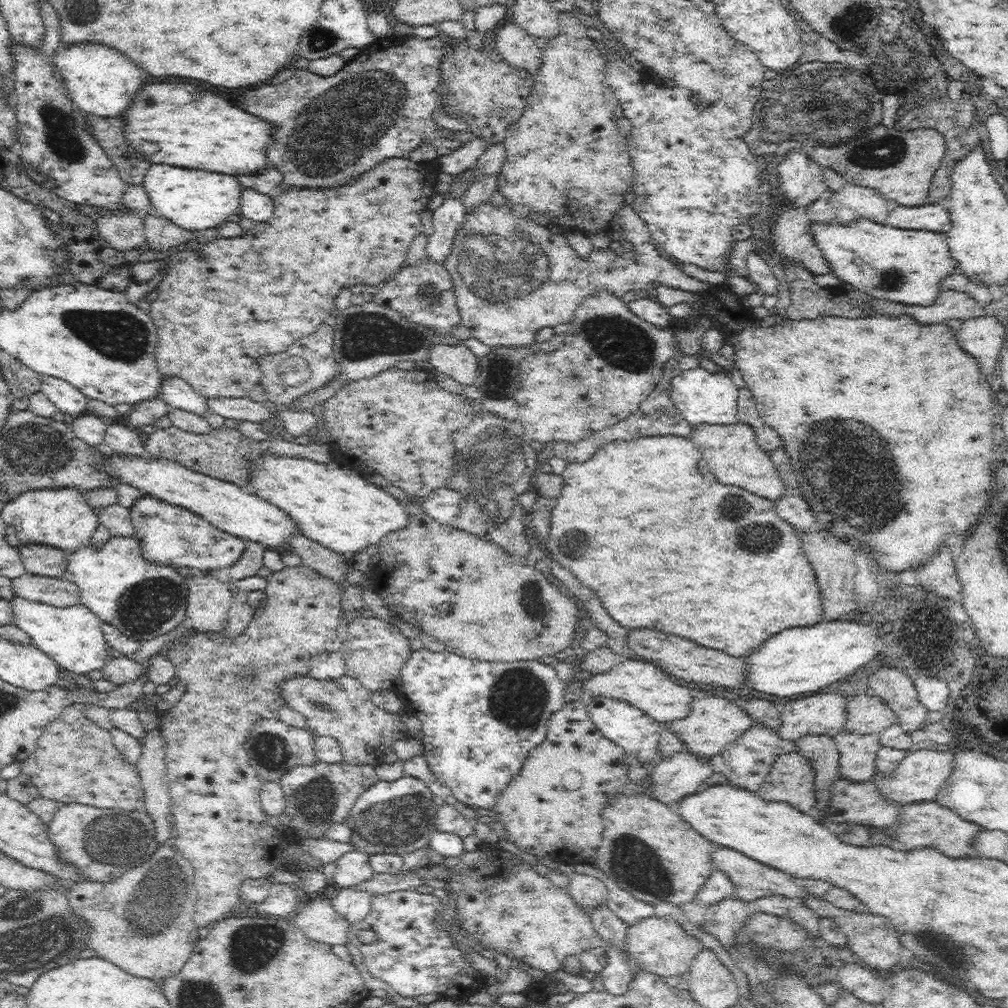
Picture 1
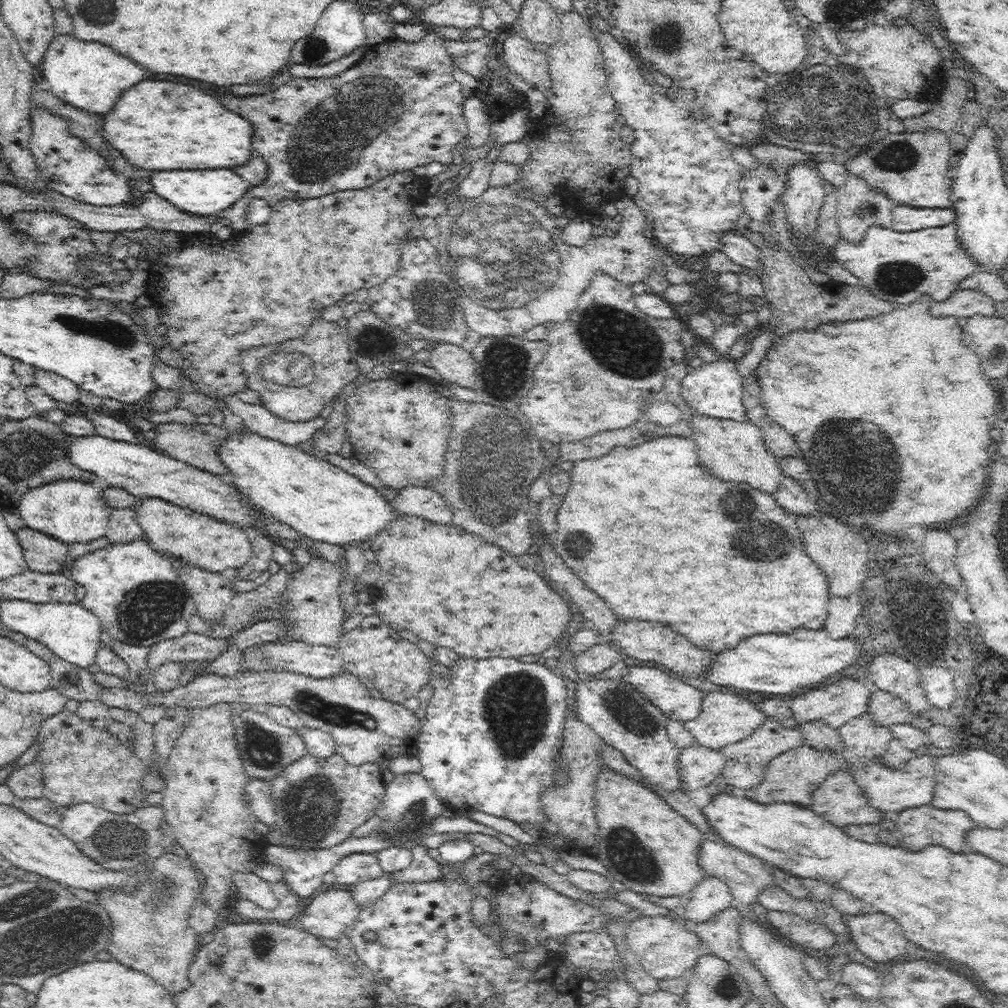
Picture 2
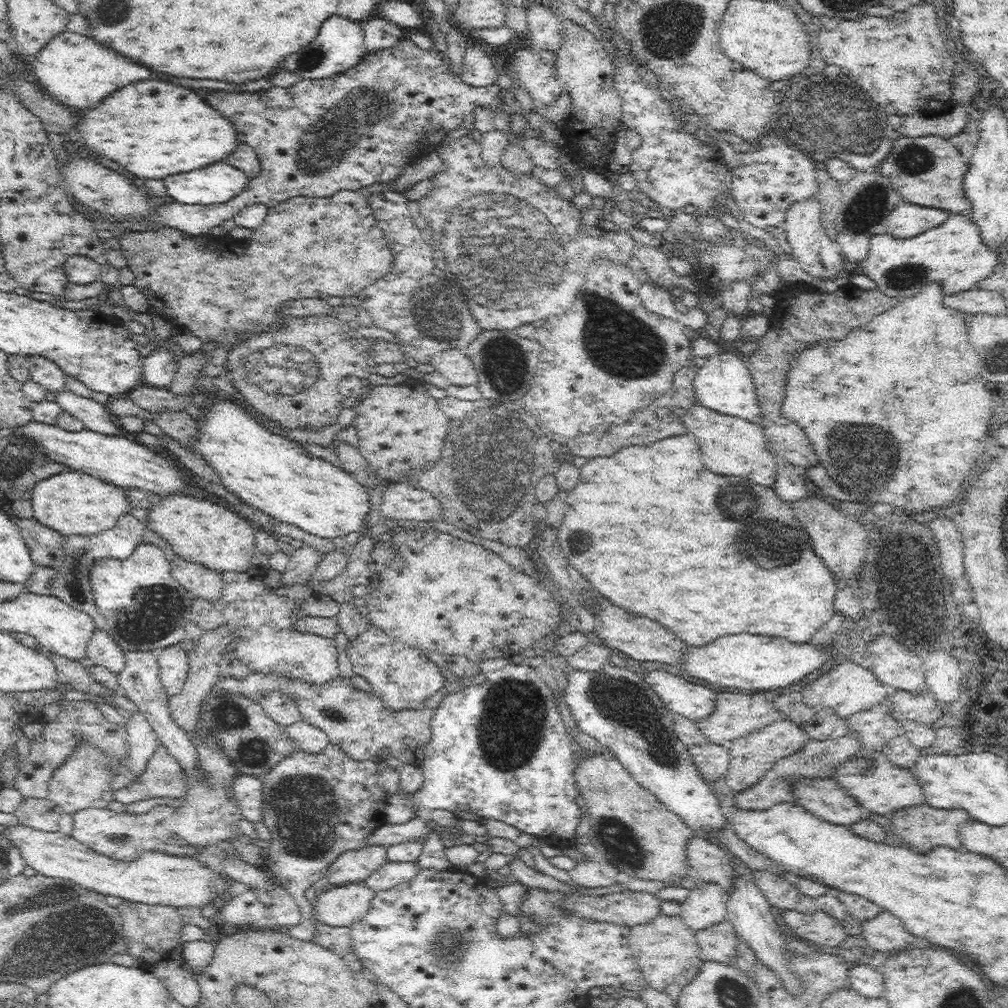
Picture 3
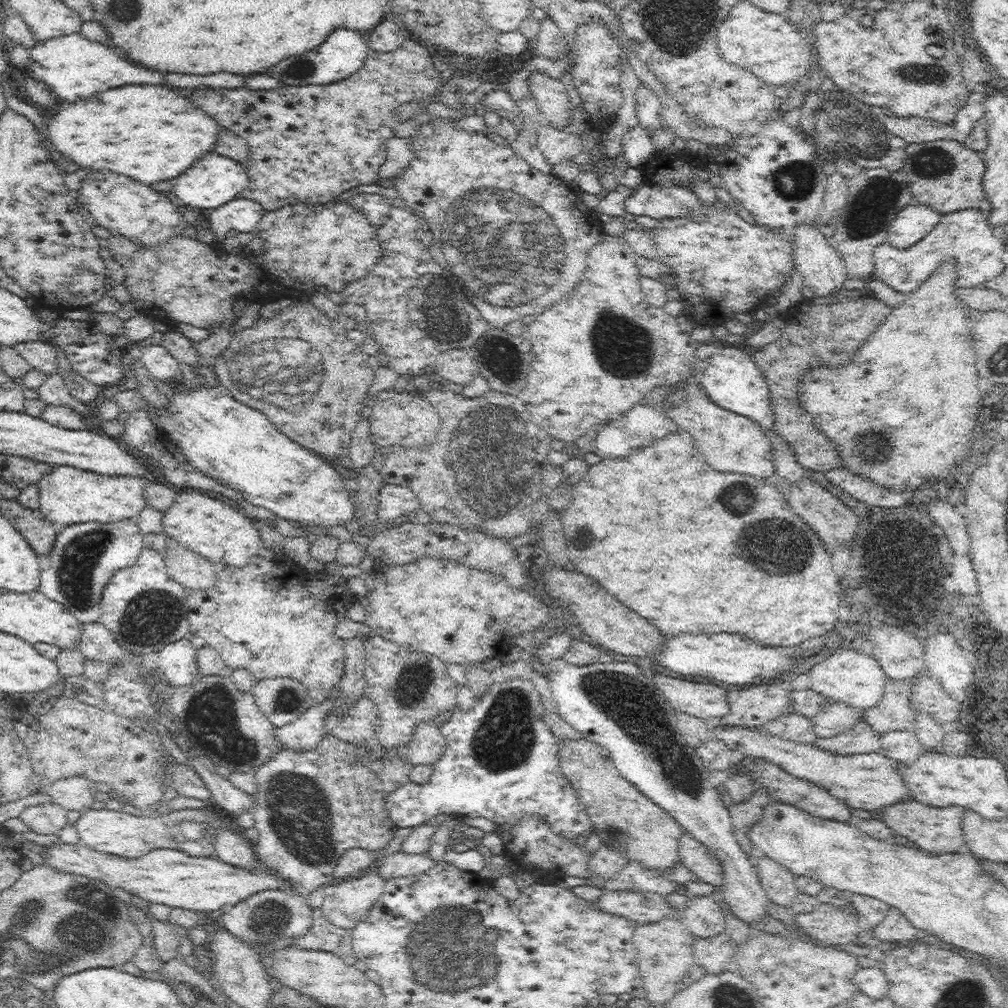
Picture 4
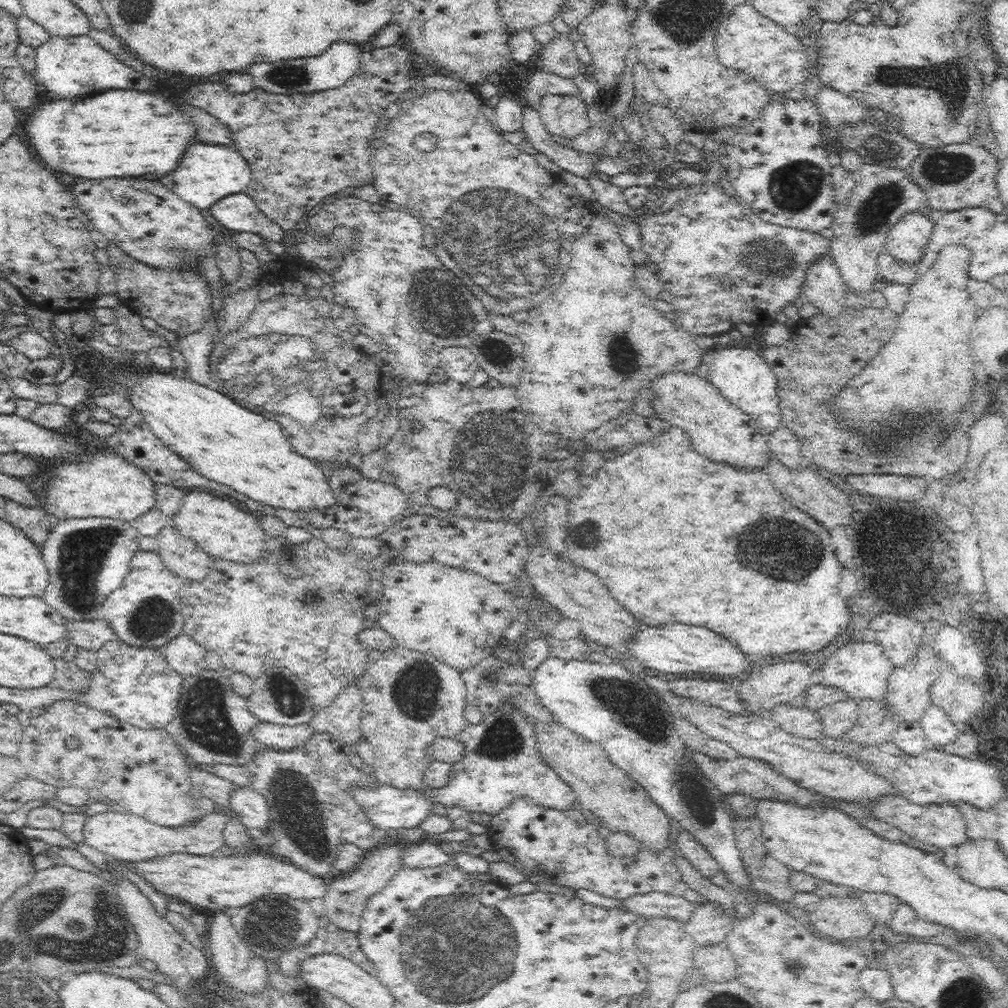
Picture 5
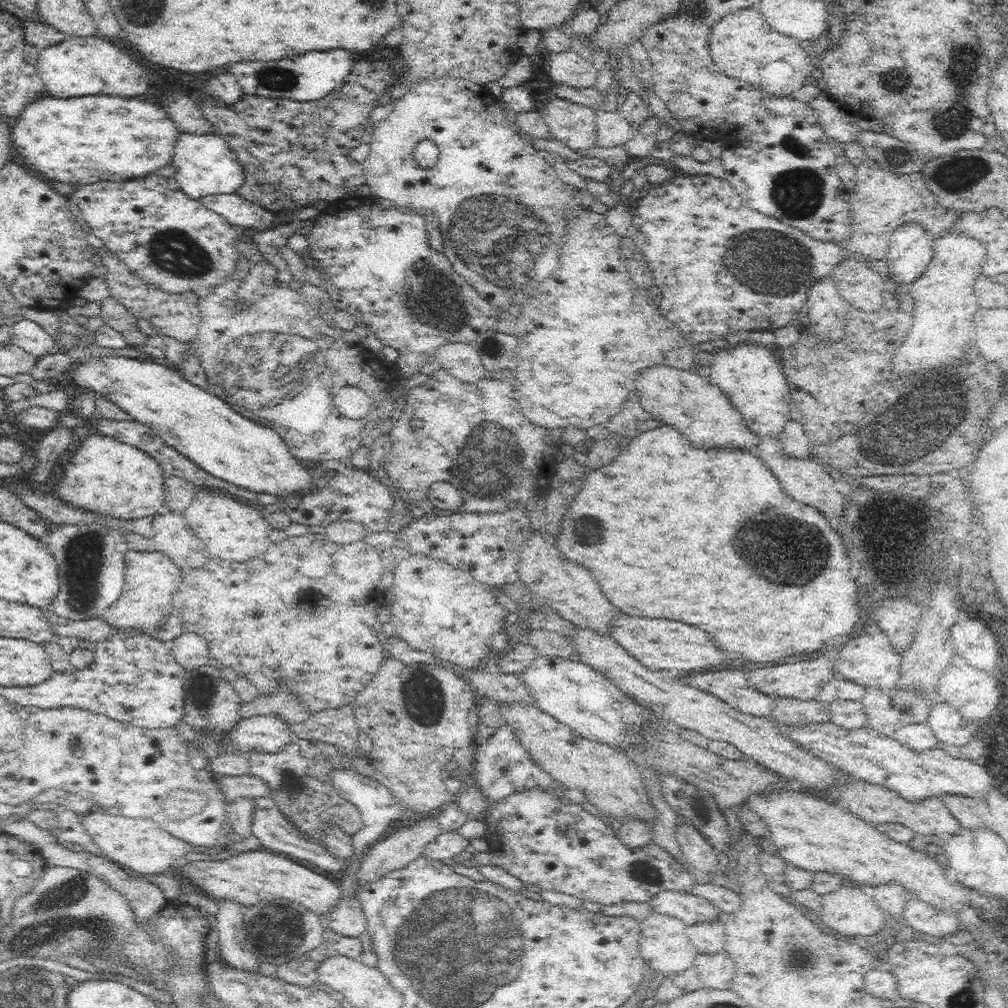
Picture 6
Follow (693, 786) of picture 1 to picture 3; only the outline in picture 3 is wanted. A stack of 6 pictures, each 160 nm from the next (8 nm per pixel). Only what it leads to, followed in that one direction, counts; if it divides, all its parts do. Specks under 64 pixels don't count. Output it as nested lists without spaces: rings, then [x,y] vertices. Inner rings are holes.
[[[708,741],[700,746],[690,747],[689,752],[696,769],[710,784],[724,777],[729,768],[731,760],[729,750],[723,748],[721,744]]]

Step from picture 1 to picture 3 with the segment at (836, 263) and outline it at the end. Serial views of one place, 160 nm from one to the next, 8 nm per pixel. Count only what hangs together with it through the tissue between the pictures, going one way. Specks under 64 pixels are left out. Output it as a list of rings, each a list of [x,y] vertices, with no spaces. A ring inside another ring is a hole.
[[[950,213],[948,220],[934,230],[926,230],[916,238],[898,239],[884,235],[874,236],[869,244],[869,256],[854,271],[869,276],[884,294],[900,299],[916,294],[922,282],[940,282],[944,294],[970,290],[978,282],[997,272],[1003,254],[986,246],[980,237],[978,225],[970,213]]]

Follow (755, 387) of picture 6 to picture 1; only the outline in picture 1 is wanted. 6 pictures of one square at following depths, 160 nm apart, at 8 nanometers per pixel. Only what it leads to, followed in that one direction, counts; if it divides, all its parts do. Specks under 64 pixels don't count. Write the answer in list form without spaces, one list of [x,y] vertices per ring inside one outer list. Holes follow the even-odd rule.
[[[696,367],[682,371],[670,380],[670,398],[692,428],[706,423],[715,425],[738,423],[736,416],[738,392],[739,388],[734,385],[728,370],[710,373],[702,367]]]

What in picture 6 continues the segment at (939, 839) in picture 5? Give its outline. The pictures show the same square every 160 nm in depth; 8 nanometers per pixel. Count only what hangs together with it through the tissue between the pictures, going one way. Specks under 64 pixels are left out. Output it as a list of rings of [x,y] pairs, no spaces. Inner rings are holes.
[[[848,780],[846,786],[842,788],[842,802],[854,812],[858,814],[862,820],[872,820],[872,822],[900,822],[908,828],[912,828],[914,832],[920,834],[954,834],[958,830],[958,822],[956,818],[950,814],[950,810],[946,808],[946,804],[938,798],[928,798],[924,802],[906,802],[902,800],[896,792],[884,788],[884,786],[874,786],[870,782],[862,782],[862,780]]]

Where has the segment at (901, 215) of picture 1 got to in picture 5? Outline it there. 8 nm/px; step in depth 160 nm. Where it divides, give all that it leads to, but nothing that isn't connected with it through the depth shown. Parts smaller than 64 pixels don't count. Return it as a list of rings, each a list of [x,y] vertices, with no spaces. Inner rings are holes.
[[[920,211],[906,214],[888,232],[885,249],[902,263],[918,263],[932,235],[932,226],[928,214]]]

